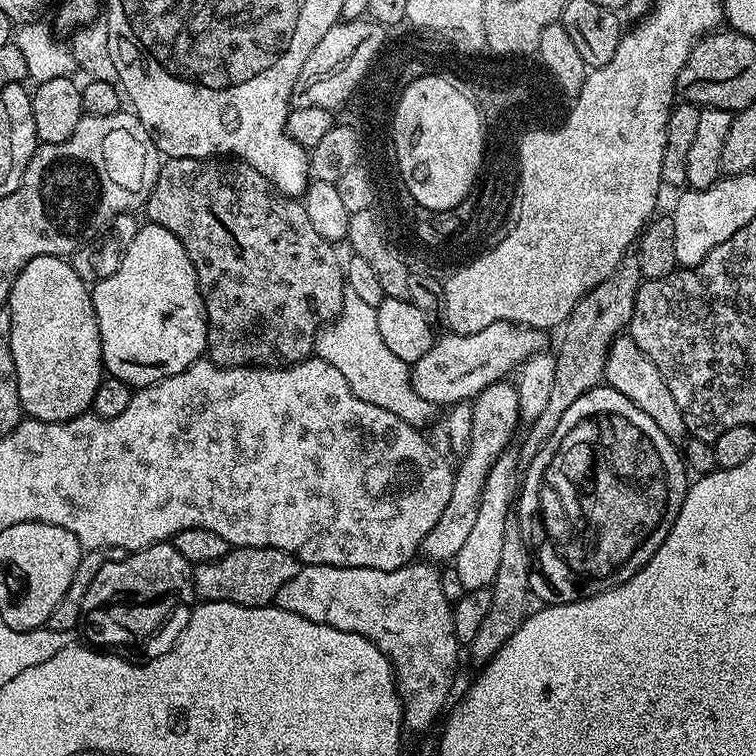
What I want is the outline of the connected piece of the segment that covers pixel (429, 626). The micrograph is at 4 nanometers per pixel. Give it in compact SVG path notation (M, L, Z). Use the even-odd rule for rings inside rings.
M413 562L398 570L370 570L369 568L343 568L325 564L306 564L298 574L278 590L275 607L285 608L310 622L334 626L350 634L362 634L396 669L396 689L404 703L404 726L409 733L424 732L445 711L444 703L452 692L452 679L456 676L456 663L460 660L462 645L454 634L452 604L442 594L441 569L431 562Z

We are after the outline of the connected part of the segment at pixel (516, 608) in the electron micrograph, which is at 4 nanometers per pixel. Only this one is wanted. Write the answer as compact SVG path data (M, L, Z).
M510 514L506 518L506 534L502 534L502 558L498 562L498 574L492 579L490 585L492 598L490 611L486 614L482 626L478 626L478 634L474 634L470 651L480 666L488 663L514 638L514 630L522 626L522 622L529 614L526 612L525 593L529 590L528 579L532 569L532 557L528 547L524 545L524 539L520 533L520 520L516 515Z

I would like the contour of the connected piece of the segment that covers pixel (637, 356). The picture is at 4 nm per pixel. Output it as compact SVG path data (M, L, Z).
M621 334L612 341L608 348L608 357L604 363L604 380L607 387L618 390L618 394L626 394L642 414L650 414L654 422L658 422L658 430L662 430L674 442L680 442L689 435L686 422L682 418L682 410L678 410L678 402L674 402L674 394L670 394L670 386L658 374L658 366L638 350L631 336Z

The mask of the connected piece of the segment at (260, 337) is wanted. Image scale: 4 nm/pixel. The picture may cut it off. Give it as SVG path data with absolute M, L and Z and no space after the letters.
M173 156L165 159L160 166L158 182L154 182L154 190L150 190L150 198L146 205L147 219L158 226L166 226L178 242L186 250L190 262L196 271L198 286L204 303L204 321L208 323L207 359L213 360L223 368L286 368L290 364L301 364L303 360L313 355L316 346L316 337L321 328L332 323L340 315L344 305L346 291L345 265L340 262L340 256L335 252L333 241L322 238L318 230L314 230L310 218L306 218L306 210L299 199L289 198L277 192L271 184L254 166L245 164L235 158L178 158Z

